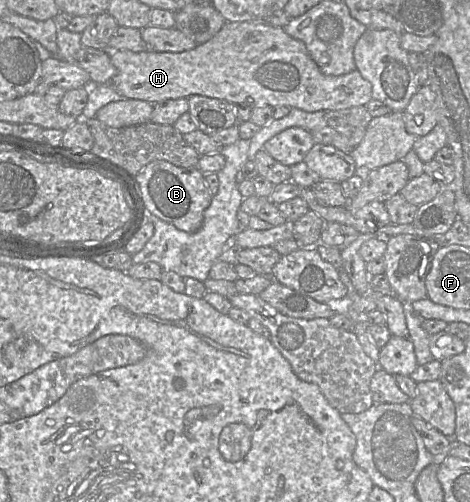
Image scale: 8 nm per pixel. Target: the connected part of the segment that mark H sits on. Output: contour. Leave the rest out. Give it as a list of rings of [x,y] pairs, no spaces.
[[[226,21],[211,39],[182,52],[113,50],[110,51],[110,58],[116,74],[109,84],[116,92],[125,98],[144,100],[151,104],[202,95],[226,100],[234,105],[287,106],[317,112],[365,106],[372,99],[371,83],[357,69],[339,76],[323,74],[302,41],[289,36],[283,27],[272,26],[267,22]]]

